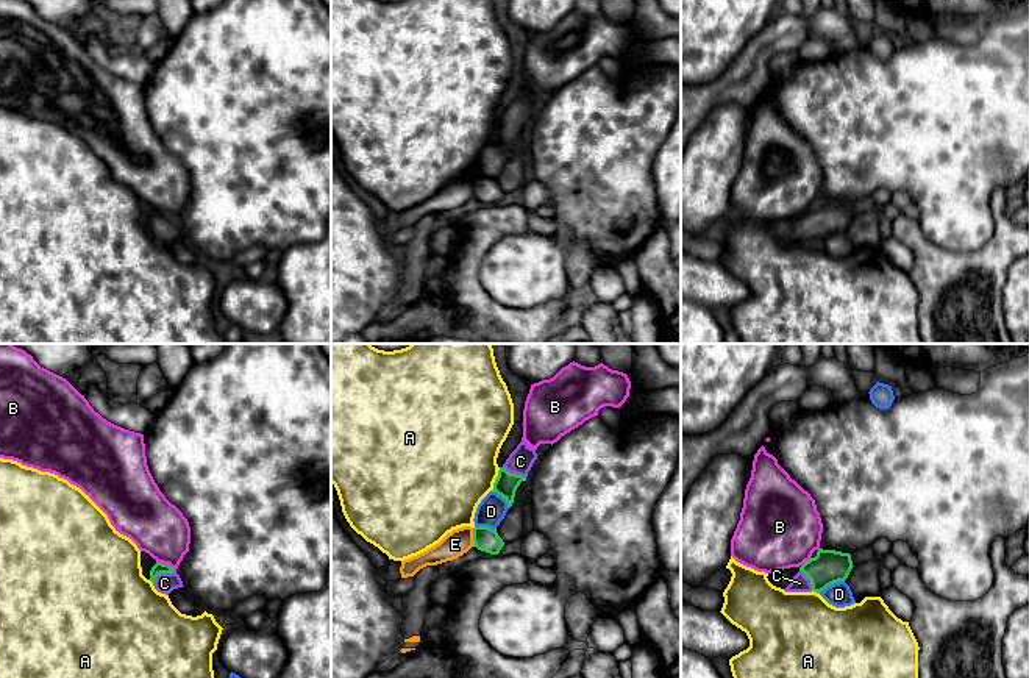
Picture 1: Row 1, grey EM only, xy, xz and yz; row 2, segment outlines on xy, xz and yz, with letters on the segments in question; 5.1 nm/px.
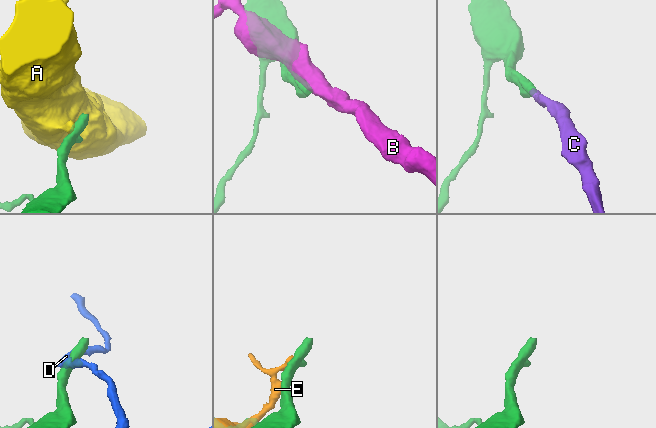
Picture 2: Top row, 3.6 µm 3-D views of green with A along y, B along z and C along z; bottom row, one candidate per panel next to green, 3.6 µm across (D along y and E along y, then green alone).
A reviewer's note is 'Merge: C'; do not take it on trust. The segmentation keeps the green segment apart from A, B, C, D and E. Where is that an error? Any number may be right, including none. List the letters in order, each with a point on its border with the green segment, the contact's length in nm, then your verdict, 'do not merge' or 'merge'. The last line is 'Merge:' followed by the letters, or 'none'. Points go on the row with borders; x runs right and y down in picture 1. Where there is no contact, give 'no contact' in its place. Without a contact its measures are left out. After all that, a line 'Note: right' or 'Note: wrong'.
A: contact xz (497, 478); length 130 nm; do not merge
B: contact xy (166, 564); length 120 nm; do not merge
C: contact xy (161, 572); length 130 nm; merge
D: contact yz (831, 583); length 150 nm; do not merge
E: contact xz (473, 538); length 100 nm; do not merge
Merge: C
Note: right

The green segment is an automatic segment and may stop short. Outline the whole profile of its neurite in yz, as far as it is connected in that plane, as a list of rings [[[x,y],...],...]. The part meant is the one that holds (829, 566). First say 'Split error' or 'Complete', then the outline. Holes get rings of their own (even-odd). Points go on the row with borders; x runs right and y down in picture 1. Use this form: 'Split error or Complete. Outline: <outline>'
Split error. Outline: [[[820,548],[815,558],[799,567],[799,572],[784,591],[820,594],[828,586],[845,581],[853,567],[849,553]]]

